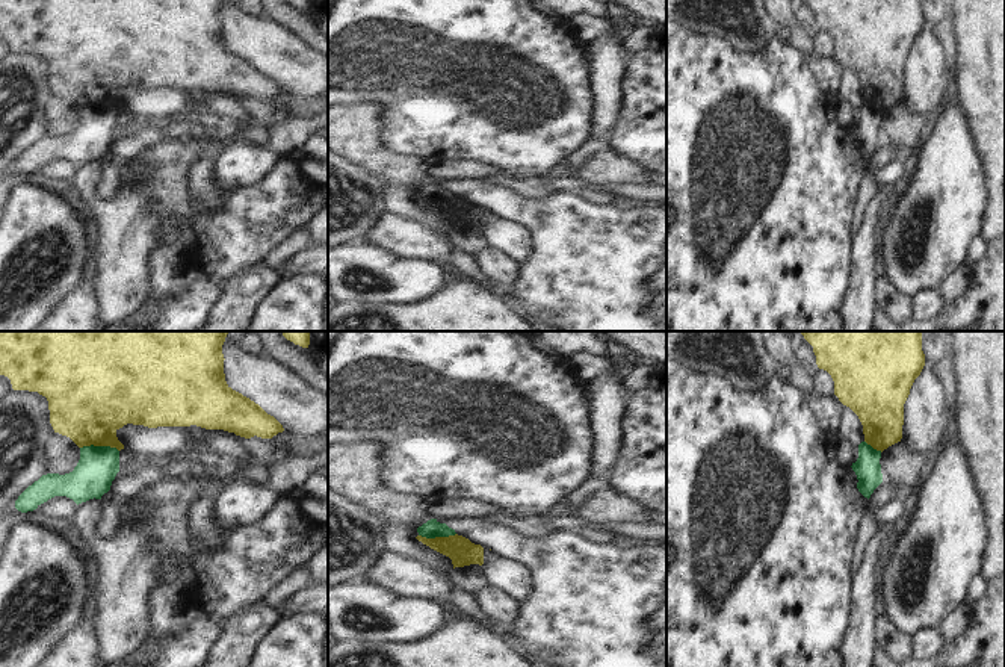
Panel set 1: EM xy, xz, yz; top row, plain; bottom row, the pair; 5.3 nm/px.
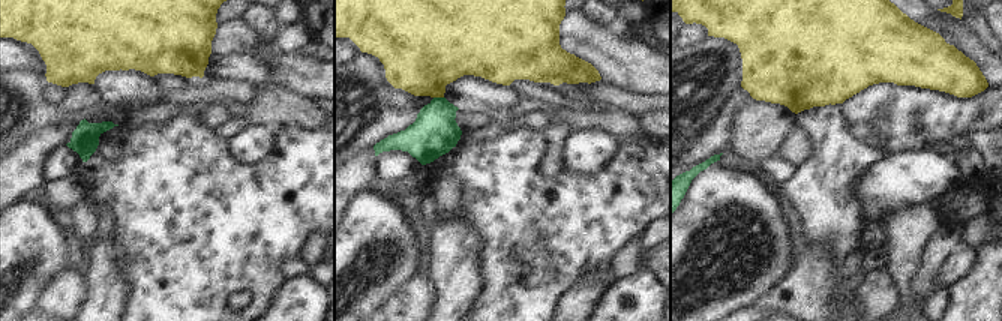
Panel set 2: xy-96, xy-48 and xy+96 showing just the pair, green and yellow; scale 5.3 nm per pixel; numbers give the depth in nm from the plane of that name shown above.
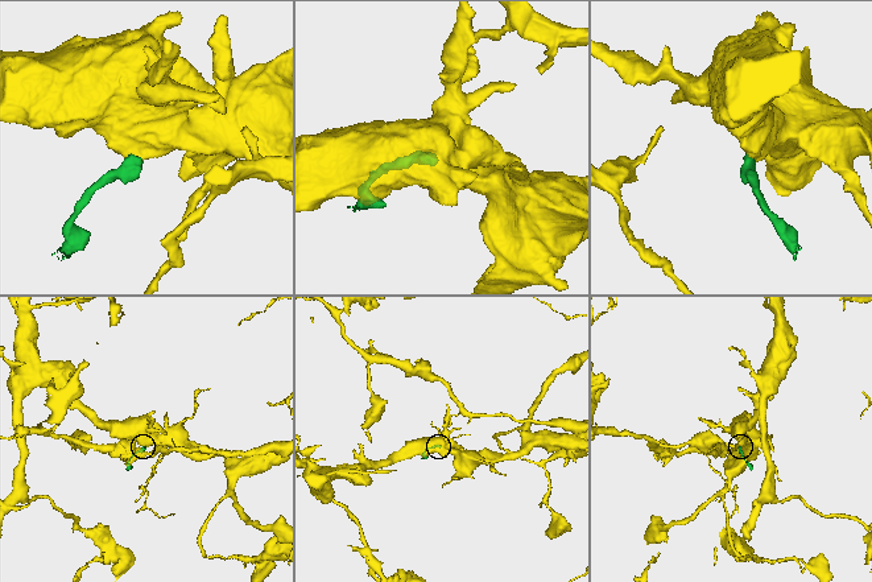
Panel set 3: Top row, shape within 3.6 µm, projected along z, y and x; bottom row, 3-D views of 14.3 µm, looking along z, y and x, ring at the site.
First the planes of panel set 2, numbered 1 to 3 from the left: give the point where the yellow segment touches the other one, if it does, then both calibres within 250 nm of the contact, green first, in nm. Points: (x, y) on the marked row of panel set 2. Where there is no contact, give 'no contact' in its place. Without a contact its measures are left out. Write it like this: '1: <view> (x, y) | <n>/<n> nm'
1: no contact
2: xy-48 (438, 98) | 240/420 nm
3: no contact

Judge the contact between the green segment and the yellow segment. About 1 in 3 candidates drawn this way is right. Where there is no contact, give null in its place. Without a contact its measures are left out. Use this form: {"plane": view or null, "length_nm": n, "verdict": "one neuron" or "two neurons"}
{"plane": "xy", "length_nm": 200, "verdict": "two neurons"}

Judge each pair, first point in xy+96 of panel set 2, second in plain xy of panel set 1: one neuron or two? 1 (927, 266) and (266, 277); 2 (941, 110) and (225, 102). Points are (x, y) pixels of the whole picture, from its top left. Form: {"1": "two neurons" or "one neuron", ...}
{"1": "one neuron", "2": "one neuron"}

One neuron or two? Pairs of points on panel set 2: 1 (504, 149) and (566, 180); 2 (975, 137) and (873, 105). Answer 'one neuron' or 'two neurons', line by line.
1: one neuron
2: two neurons

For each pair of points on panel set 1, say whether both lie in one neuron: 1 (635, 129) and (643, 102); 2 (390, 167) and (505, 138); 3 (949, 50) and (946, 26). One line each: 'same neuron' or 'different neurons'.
1: same neuron
2: different neurons
3: same neuron

